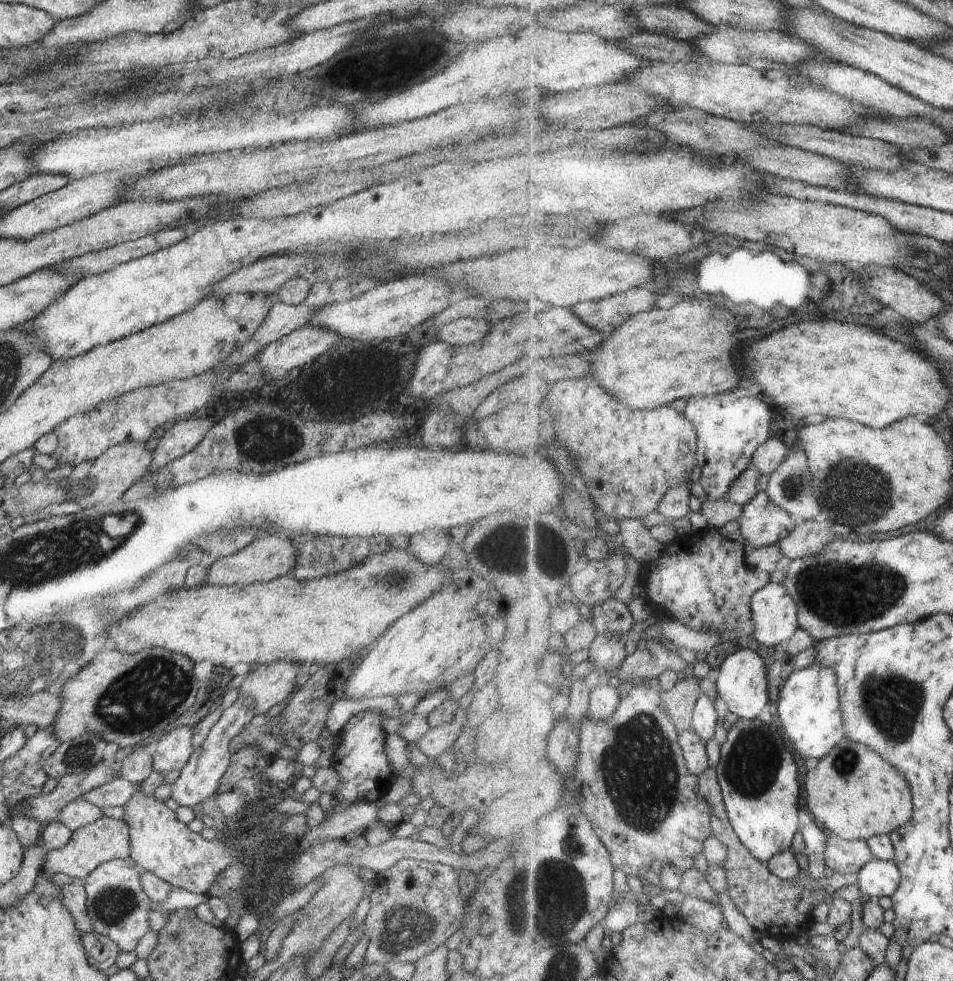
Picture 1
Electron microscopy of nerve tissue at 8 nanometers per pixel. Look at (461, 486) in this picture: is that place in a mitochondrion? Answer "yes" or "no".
no

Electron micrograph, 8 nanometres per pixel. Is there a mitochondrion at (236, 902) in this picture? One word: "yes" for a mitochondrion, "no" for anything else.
yes

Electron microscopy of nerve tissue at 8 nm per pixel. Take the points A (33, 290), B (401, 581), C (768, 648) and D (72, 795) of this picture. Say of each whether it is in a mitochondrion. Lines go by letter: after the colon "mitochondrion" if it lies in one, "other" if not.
A: other
B: mitochondrion
C: other
D: other

